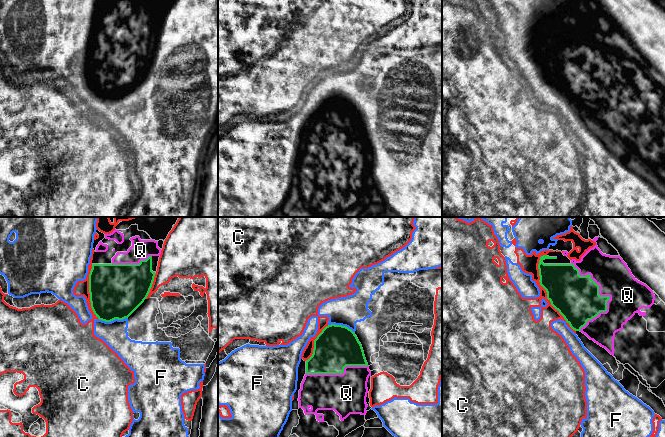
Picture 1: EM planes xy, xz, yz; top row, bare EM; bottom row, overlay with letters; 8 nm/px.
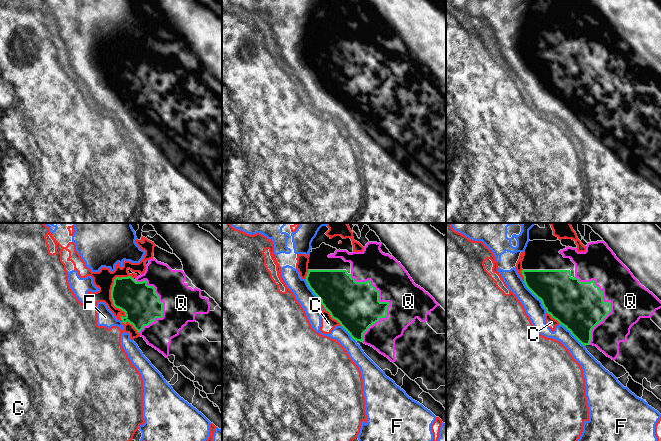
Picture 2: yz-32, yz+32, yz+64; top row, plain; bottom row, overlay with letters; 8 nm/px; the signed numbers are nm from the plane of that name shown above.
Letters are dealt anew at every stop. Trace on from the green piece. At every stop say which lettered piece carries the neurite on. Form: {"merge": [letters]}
{"merge": ["Q"]}

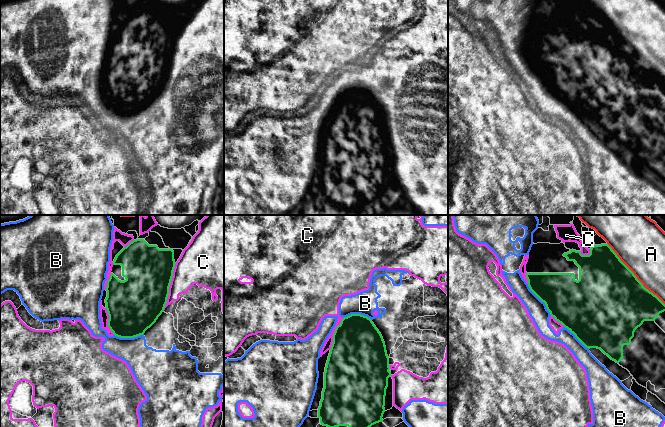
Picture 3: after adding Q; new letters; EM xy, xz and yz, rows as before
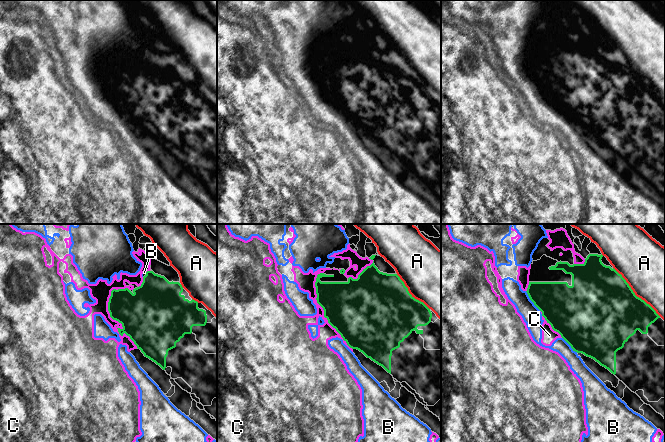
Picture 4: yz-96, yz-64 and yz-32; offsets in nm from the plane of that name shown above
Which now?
{"merge": []}

